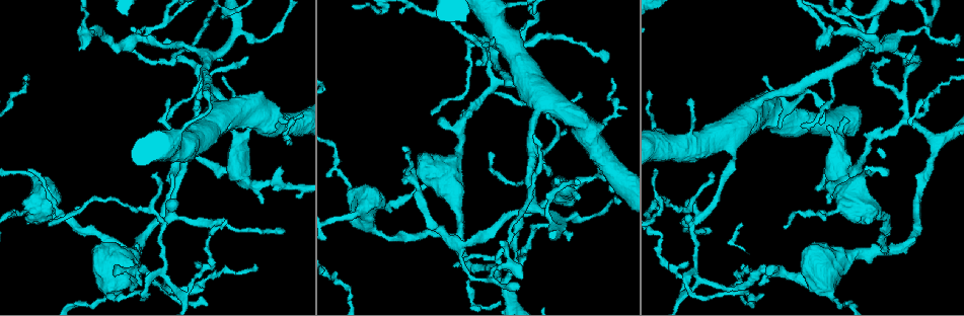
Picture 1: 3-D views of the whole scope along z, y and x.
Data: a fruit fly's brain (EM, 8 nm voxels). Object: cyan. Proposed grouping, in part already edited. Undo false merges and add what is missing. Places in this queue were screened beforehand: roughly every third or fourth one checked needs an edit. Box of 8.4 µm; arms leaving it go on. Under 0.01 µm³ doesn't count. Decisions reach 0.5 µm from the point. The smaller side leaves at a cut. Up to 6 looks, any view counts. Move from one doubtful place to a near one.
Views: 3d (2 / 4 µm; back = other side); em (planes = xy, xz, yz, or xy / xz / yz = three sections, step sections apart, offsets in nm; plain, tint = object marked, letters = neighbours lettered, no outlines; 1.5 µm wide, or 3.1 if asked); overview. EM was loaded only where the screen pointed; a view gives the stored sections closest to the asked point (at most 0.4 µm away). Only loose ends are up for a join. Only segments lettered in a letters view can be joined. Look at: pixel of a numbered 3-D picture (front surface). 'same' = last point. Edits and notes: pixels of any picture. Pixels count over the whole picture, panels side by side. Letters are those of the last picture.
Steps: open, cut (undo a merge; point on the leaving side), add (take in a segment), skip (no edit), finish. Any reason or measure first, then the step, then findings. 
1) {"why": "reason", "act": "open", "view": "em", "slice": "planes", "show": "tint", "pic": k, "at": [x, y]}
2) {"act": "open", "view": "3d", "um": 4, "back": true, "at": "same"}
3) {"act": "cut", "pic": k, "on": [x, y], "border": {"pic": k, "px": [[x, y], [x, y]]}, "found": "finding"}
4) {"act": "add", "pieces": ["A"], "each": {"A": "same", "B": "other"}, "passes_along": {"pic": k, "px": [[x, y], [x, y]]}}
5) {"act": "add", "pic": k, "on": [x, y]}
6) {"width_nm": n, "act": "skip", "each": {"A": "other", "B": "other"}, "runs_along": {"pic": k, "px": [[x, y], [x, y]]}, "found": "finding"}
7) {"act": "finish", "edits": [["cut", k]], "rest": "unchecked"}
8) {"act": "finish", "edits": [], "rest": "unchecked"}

{"why": "abrupt turn", "act": "open", "view": "em", "slice": "planes", "show": "tint", "pic": 1, "at": [702, 279]}

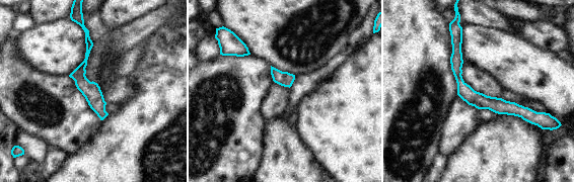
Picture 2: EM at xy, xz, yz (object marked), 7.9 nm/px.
{"act": "open", "view": "em", "slice": "planes", "show": "letters", "at": "same"}

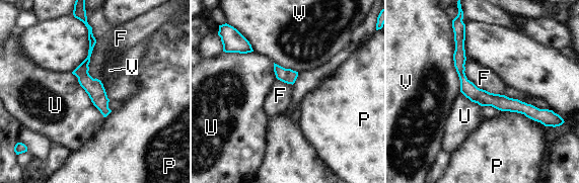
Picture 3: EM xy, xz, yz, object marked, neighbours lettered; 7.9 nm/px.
{"width_nm": 120, "act": "skip", "each": {"F": "other", "P": "other", "U": "other", "V": "other"}, "found": "continuous, no second neuron"}

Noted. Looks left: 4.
{"why": "branch stops here", "act": "open", "view": "3d", "um": 4, "pic": 1, "at": [287, 145]}

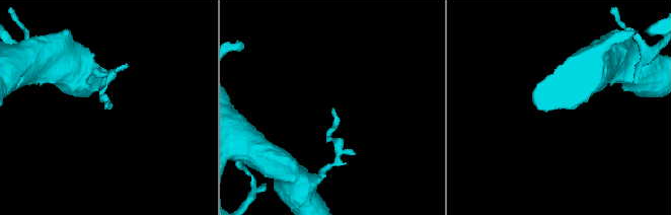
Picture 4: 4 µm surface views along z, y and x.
{"why": "need the tissue", "act": "open", "view": "em", "slice": "yz", "step": 4, "show": "tint", "pic": 4, "at": [104, 107]}

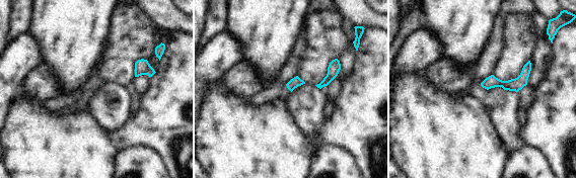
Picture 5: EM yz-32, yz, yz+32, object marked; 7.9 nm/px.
{"why": "another direction", "act": "open", "view": "em", "slice": "planes", "show": "letters", "at": "same"}

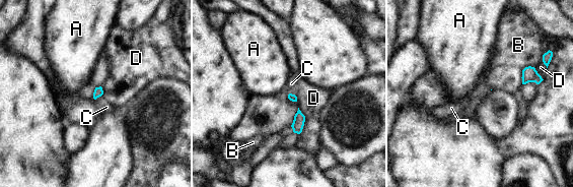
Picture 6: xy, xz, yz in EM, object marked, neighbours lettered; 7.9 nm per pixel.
{"act": "skip", "each": {"A": "other", "B": "other", "C": "other", "D": "other"}, "border": {"pic": 6, "px": [[101, 95], [95, 100]]}, "found": "no lettered segment goes on from it"}

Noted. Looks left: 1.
{"why": "stops while still wide", "act": "open", "view": "em", "slice": "planes", "show": "letters", "pic": 1, "at": [848, 120]}

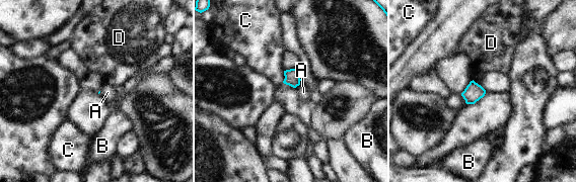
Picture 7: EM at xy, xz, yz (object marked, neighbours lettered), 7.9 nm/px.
{"longest_contact_nm": ["C", 100], "act": "skip", "each": {"A": "other", "B": "other", "C": "other", "D": "other"}, "border": {"pic": 7, "px": [[299, 84], [295, 87]]}, "found": "none of them fits"}

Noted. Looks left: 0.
{"act": "finish", "edits": [], "rest": "unchecked"}

